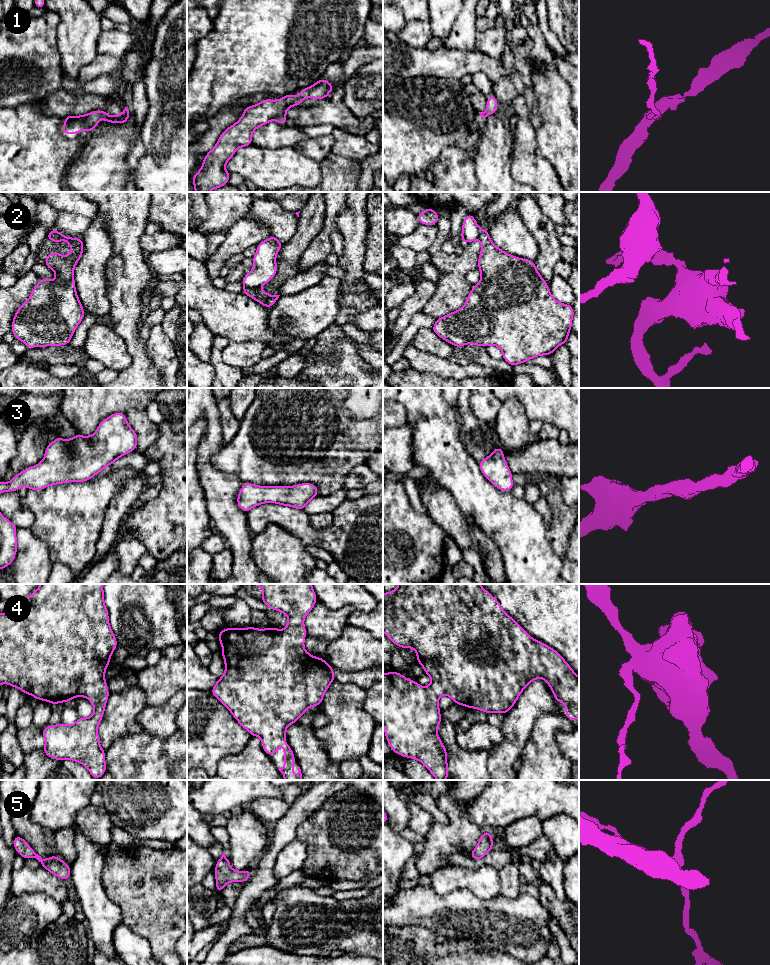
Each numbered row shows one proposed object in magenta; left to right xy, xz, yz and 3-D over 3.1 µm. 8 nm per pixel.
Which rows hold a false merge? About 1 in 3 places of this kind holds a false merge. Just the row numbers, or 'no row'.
2

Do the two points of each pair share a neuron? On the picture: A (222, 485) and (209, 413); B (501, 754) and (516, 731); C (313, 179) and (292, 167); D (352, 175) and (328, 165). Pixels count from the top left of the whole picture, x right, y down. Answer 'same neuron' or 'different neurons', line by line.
A: same neuron
B: same neuron
C: same neuron
D: same neuron

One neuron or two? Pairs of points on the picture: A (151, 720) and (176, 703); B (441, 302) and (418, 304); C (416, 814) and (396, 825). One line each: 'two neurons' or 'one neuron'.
A: one neuron
B: two neurons
C: two neurons

